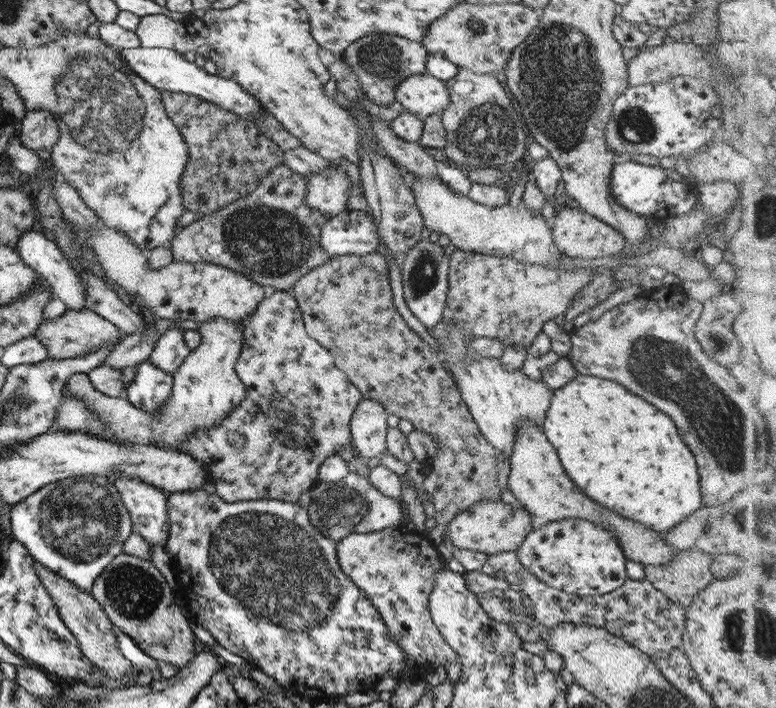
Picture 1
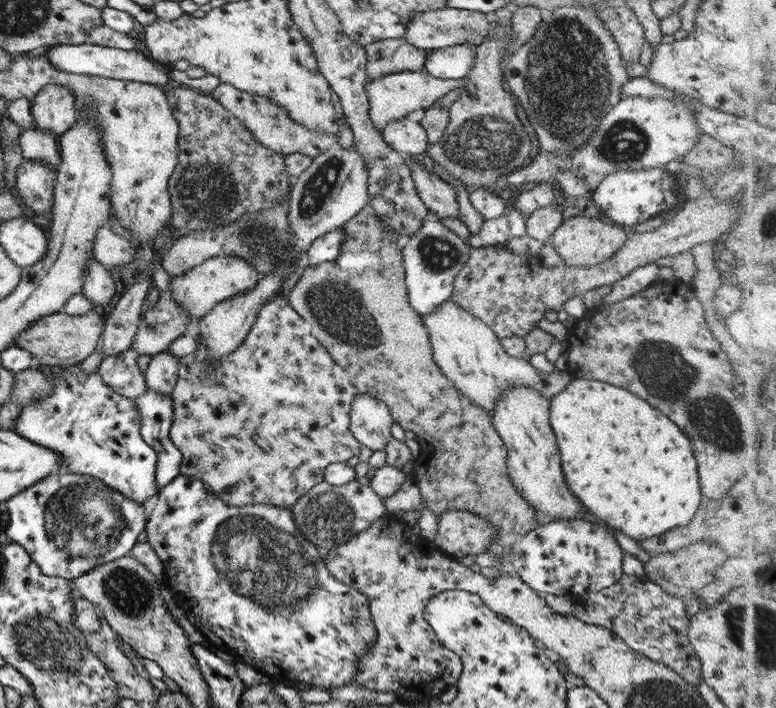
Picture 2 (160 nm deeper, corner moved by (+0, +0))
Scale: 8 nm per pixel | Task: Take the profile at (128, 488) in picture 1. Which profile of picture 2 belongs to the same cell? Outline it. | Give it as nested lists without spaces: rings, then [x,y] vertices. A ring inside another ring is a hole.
[[[73,363],[54,369],[50,376],[50,393],[34,398],[21,407],[14,420],[13,430],[25,440],[46,448],[60,456],[62,472],[84,474],[103,484],[109,490],[120,492],[125,498],[149,508],[159,488],[154,484],[156,452],[143,442],[139,434],[140,416],[135,403],[110,389],[97,372],[97,368],[84,373],[79,364]]]

